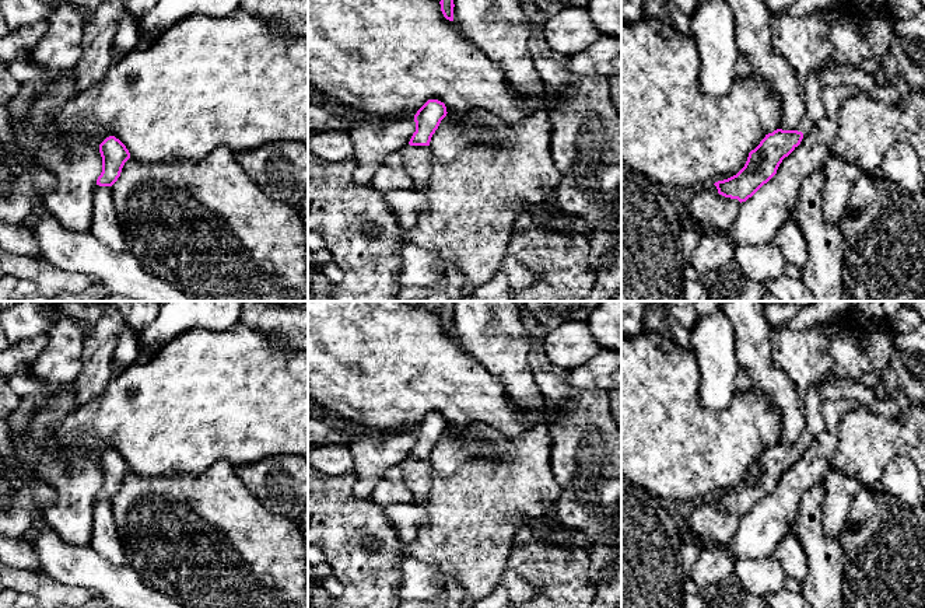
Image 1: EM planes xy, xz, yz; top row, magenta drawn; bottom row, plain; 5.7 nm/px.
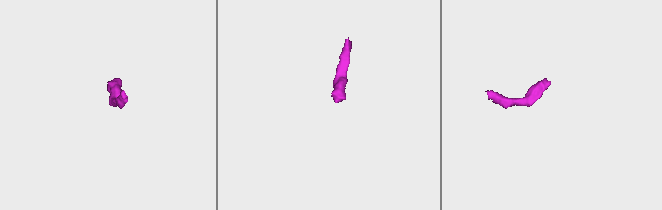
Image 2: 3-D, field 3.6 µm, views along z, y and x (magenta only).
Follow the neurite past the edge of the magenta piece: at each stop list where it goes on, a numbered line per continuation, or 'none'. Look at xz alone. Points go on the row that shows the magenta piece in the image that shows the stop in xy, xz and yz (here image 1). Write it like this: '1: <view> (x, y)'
none

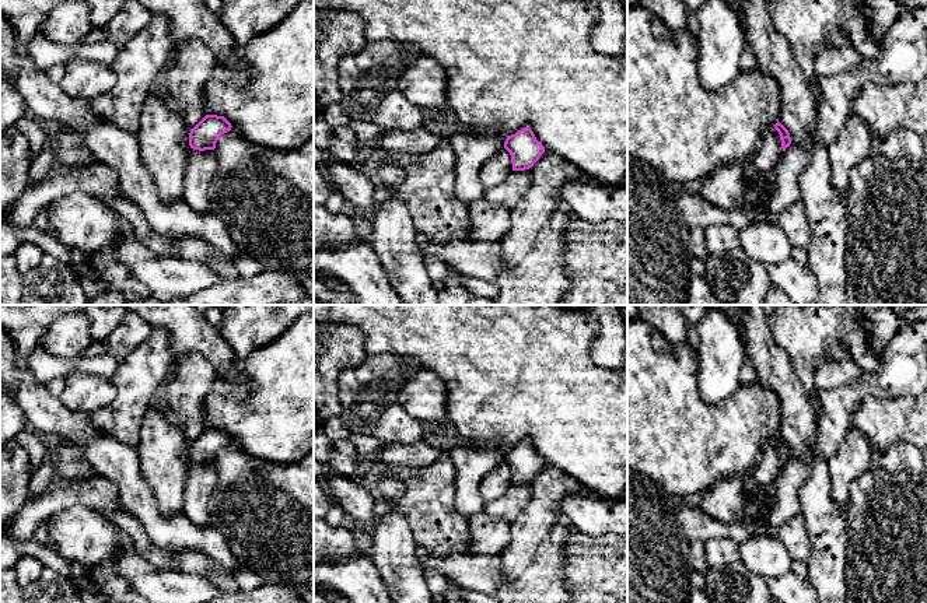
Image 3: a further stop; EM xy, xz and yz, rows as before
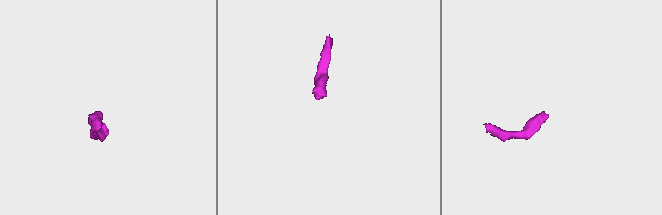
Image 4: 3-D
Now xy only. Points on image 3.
none

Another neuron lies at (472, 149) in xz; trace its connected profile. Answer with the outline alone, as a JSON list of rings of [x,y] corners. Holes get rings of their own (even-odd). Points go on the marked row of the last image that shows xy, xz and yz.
[[[476,130],[459,132],[448,139],[456,158],[454,192],[462,203],[469,206],[485,197],[480,169],[504,148],[506,139],[503,133]]]

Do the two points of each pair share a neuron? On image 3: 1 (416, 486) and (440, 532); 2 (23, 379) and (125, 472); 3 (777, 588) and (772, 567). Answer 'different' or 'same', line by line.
1: same
2: same
3: different

